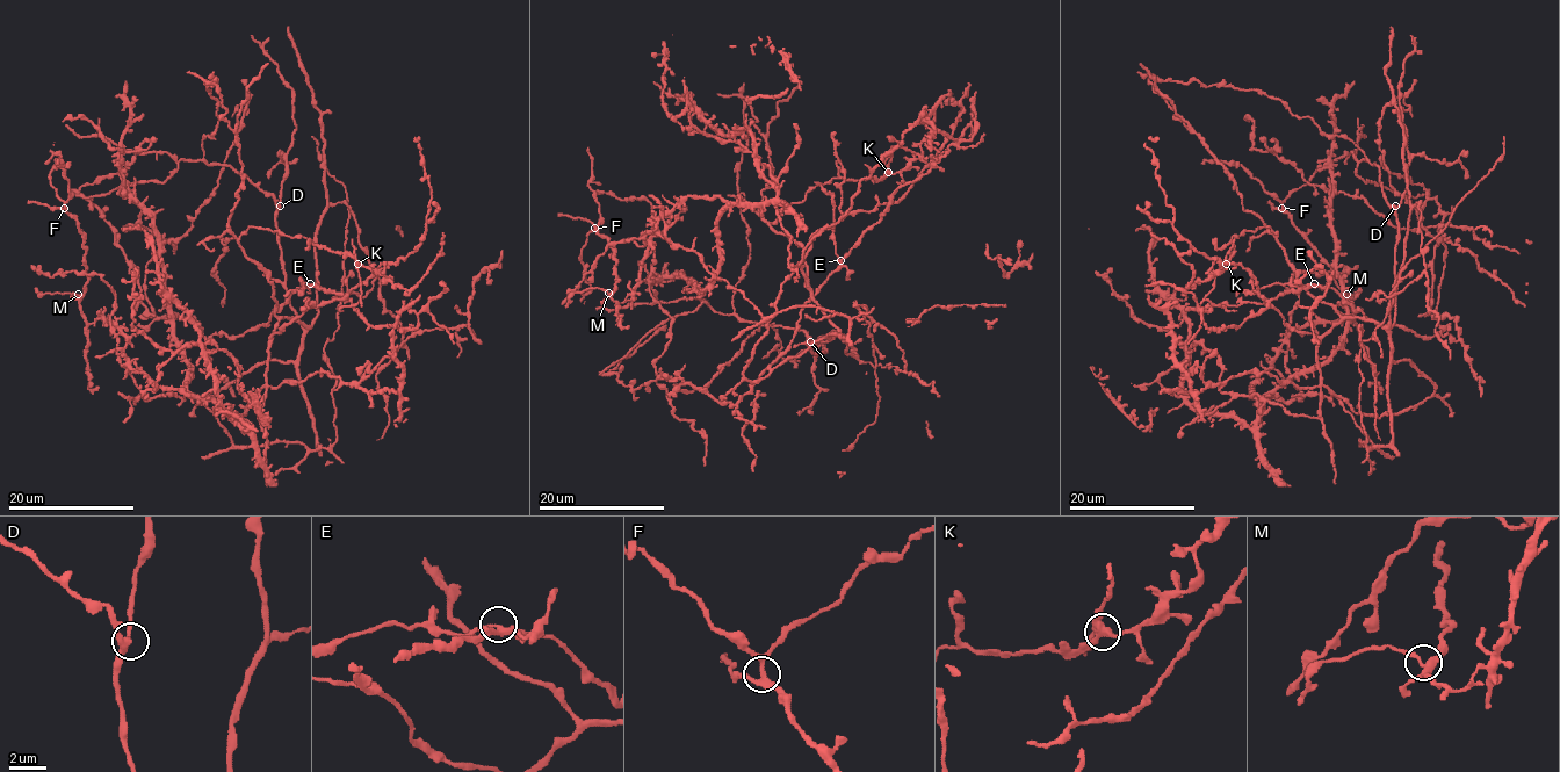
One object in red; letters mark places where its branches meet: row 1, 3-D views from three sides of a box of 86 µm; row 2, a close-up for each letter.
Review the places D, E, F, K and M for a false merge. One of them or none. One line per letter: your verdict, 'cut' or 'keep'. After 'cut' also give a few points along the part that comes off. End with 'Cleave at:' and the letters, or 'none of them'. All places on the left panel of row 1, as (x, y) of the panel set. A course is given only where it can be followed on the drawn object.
D: keep
E: keep
F: keep
K: cut | (358, 262), (361, 297), (355, 304), (340, 309), (344, 310)
M: keep
Cleave at: K

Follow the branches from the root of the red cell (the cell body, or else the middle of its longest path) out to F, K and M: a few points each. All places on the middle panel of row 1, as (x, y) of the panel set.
F: (830, 333), (849, 319), (763, 318), (655, 231), (615, 301), (594, 228)
K: (830, 333), (832, 337), (837, 329), (806, 285), (804, 250), (770, 223), (832, 178), (880, 179), (888, 173)
M: (830, 333), (845, 339), (849, 319), (817, 307), (763, 318), (655, 231), (640, 283), (621, 302), (608, 293)

